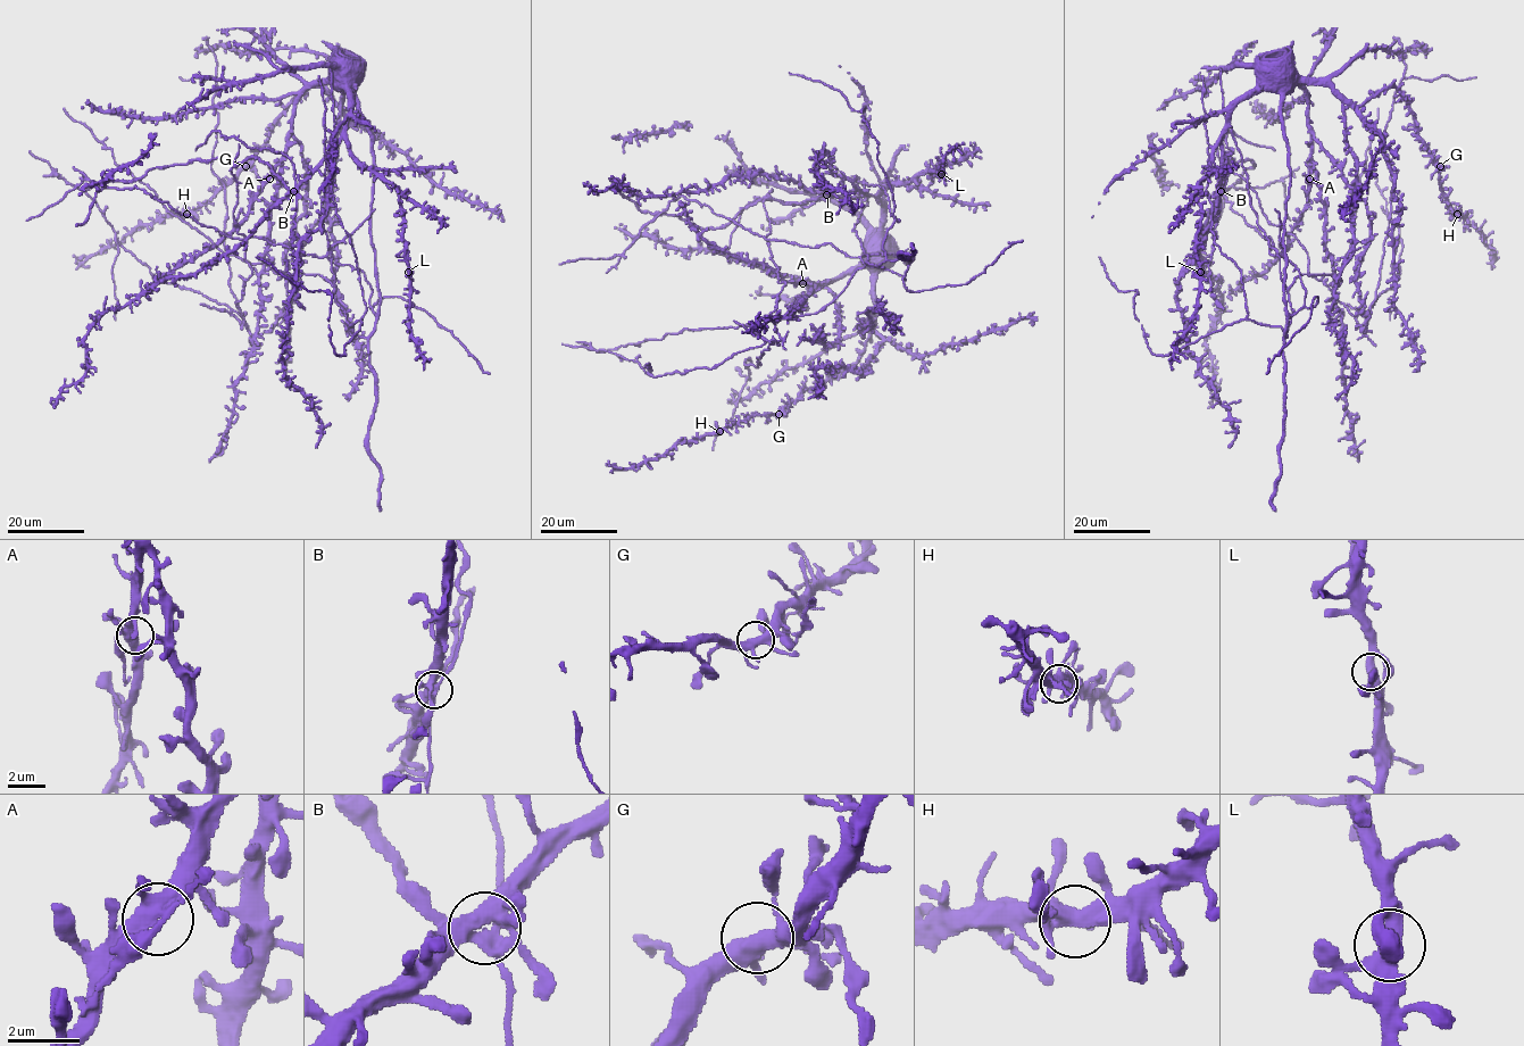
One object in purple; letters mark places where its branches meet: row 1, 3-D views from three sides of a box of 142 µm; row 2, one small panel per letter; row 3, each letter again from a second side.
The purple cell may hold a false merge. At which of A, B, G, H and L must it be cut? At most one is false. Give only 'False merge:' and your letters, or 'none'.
False merge: B

